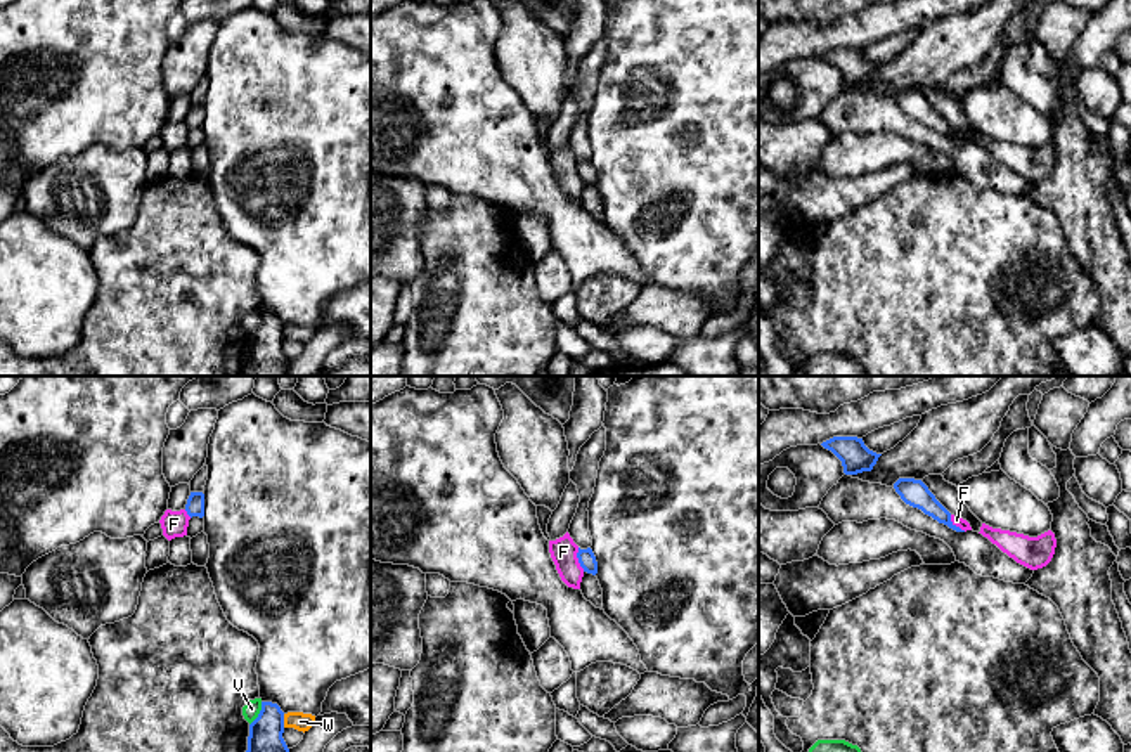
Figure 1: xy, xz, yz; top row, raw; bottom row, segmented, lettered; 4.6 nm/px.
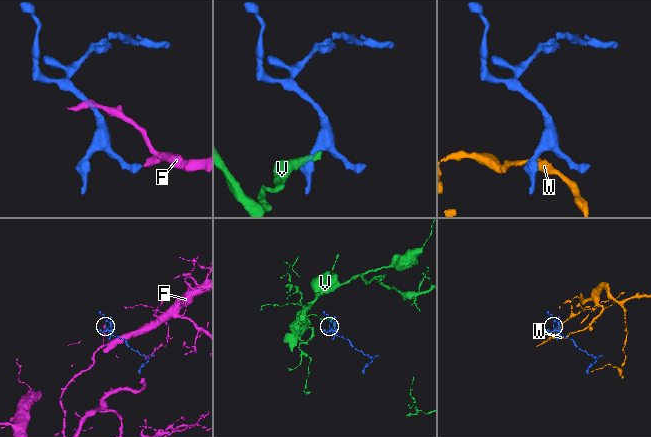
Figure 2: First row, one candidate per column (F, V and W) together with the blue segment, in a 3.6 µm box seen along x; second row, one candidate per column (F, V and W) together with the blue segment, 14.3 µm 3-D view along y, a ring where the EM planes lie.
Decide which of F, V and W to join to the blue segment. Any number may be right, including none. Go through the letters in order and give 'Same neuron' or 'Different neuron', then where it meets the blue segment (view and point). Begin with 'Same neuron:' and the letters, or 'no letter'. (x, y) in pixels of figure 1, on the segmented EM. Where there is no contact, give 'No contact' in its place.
Same neuron: F
F: Same neuron. Touches blue at xz (579, 560)
V: Different neuron. Touches blue at xy (258, 714)
W: Different neuron. Touches blue at xy (283, 721)

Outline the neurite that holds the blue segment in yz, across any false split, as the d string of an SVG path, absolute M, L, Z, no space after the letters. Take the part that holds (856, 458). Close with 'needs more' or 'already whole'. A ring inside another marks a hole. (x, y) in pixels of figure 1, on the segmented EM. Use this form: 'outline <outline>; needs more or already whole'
outline M833 437L821 445L831 451L842 461L845 475L871 471L882 456L869 451L863 438L857 437Z; already whole

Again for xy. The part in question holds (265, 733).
outline M262 702L258 717L249 724L246 752L289 752L284 738L284 712L277 703Z; already whole

